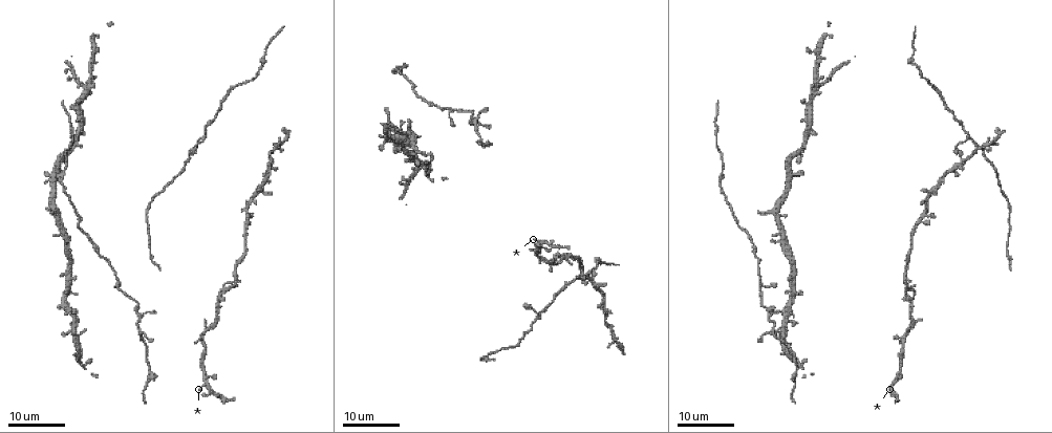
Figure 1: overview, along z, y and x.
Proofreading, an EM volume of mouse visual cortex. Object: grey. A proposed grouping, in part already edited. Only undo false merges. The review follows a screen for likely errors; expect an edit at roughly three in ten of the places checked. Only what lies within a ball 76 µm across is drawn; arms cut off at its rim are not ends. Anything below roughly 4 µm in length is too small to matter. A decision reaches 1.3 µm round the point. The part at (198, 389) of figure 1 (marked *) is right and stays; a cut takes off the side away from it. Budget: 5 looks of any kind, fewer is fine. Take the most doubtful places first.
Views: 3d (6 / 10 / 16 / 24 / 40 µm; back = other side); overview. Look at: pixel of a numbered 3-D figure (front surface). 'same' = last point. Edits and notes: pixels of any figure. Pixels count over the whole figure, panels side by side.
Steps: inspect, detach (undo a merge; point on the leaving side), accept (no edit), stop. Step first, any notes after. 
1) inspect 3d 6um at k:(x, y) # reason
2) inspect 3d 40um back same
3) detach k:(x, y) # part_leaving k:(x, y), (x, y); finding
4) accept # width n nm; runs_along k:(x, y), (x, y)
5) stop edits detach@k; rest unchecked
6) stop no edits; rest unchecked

inspect 3d 24um at 1:(150, 373)

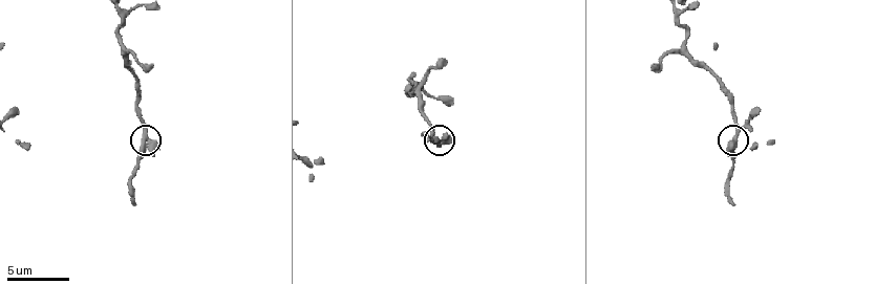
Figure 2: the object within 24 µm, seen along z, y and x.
inspect 3d 6um at 2:(144, 140) # closer look

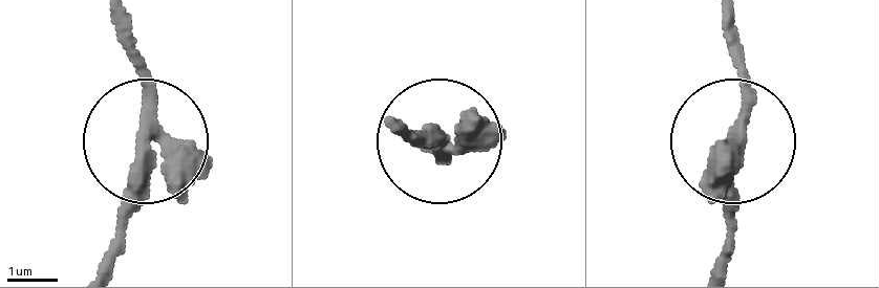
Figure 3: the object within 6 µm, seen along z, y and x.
inspect 3d 6um back at 3:(147, 135) # from behind

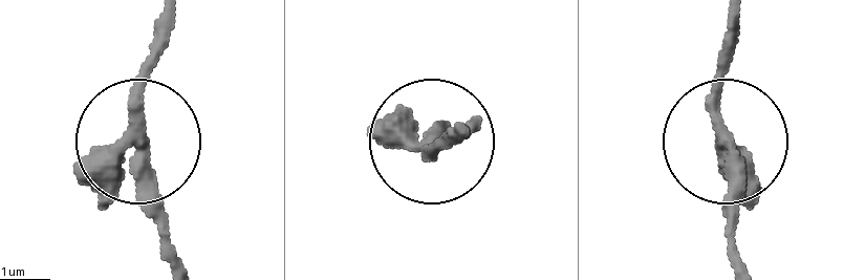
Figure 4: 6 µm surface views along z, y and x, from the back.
accept # side_arm 5 um; one neuron here

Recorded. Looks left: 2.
inspect 3d 24um at 1:(962, 158) # thin arm on a thick one

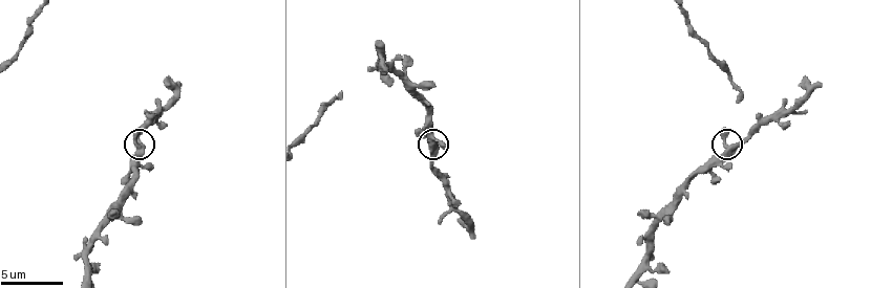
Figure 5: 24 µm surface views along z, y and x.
inspect 3d 10um at 5:(138, 145)

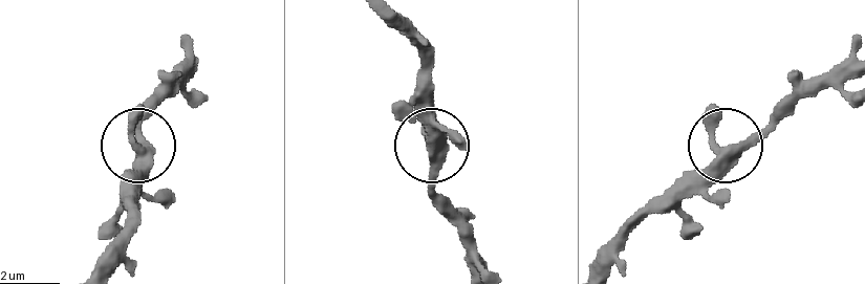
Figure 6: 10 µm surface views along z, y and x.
accept # runs_along 6:(599, 266), (719, 154), (750, 144), (784, 111); all the same neuron

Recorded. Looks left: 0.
stop no edits; rest unchecked

